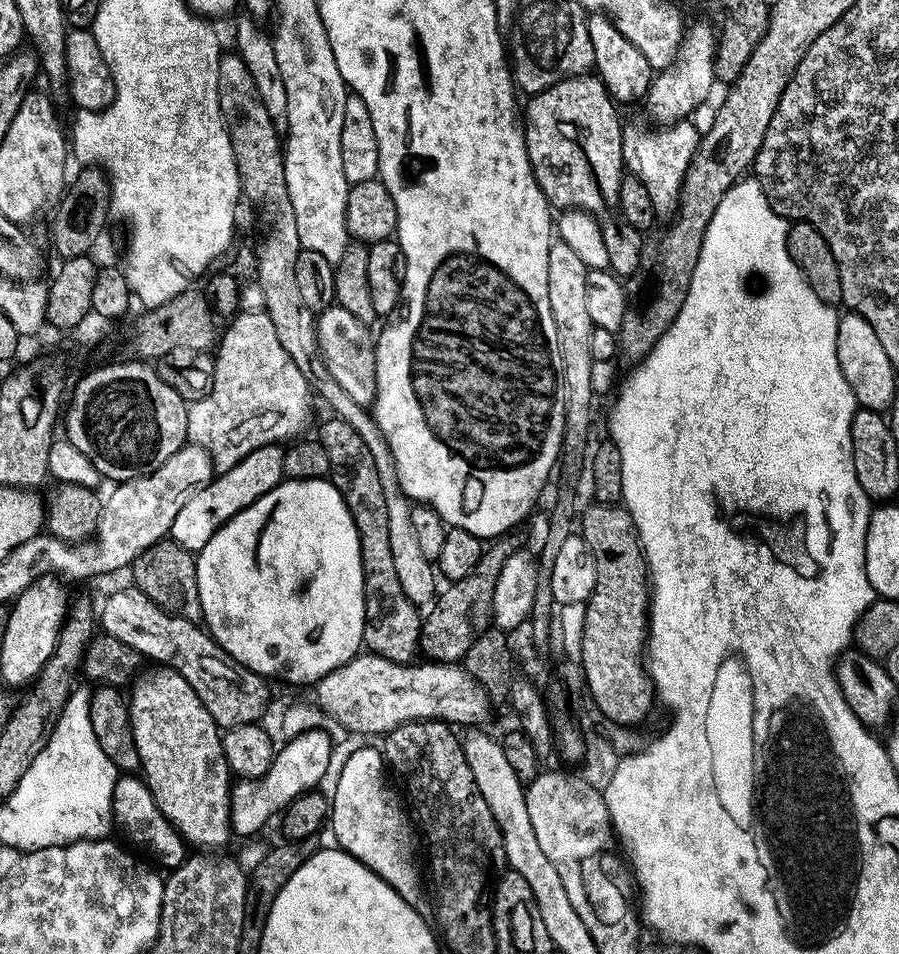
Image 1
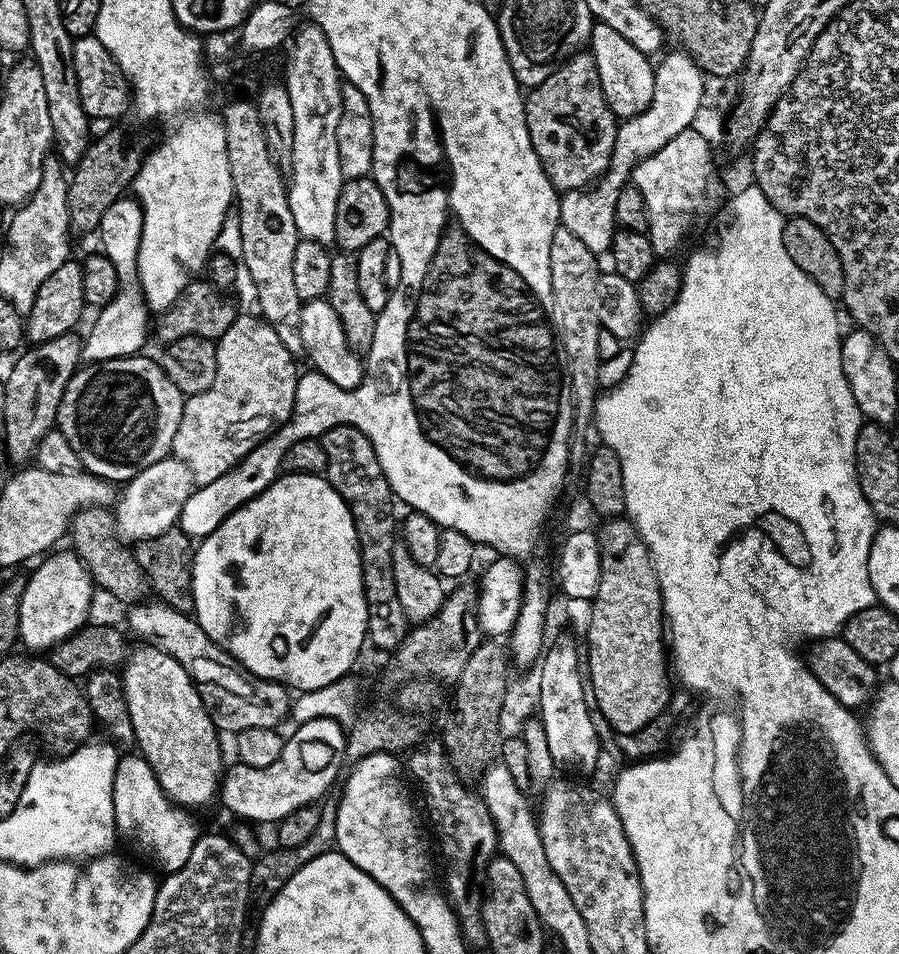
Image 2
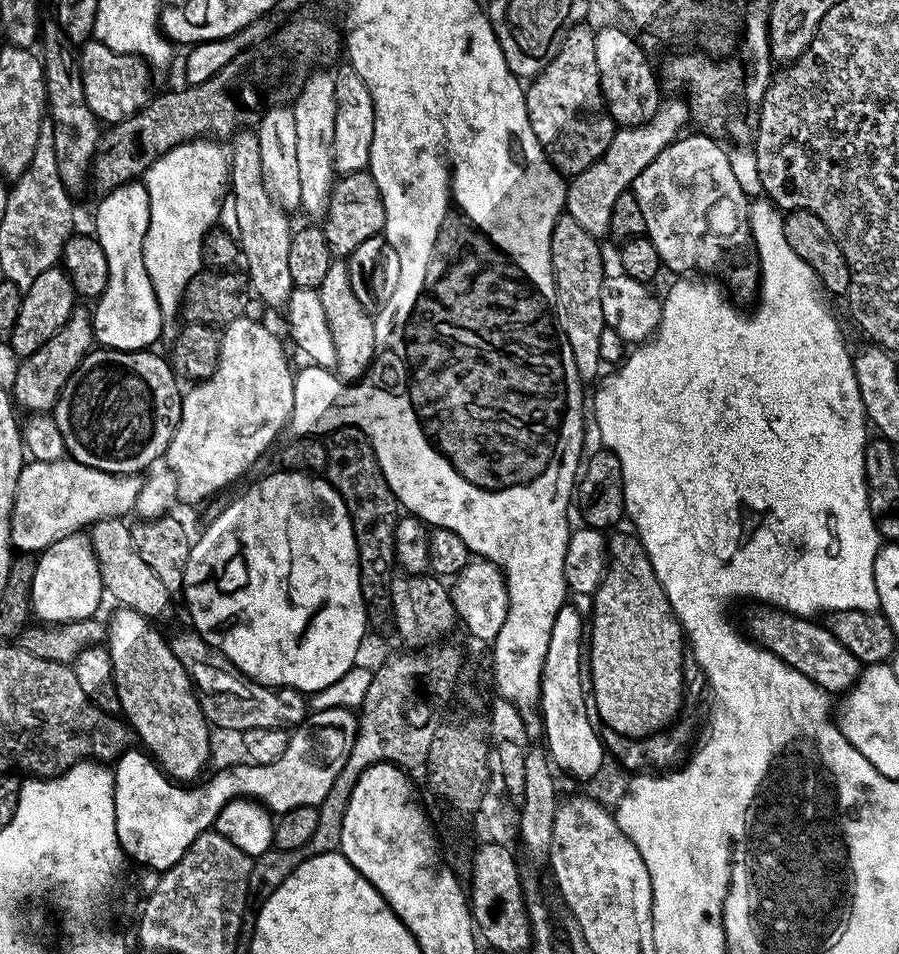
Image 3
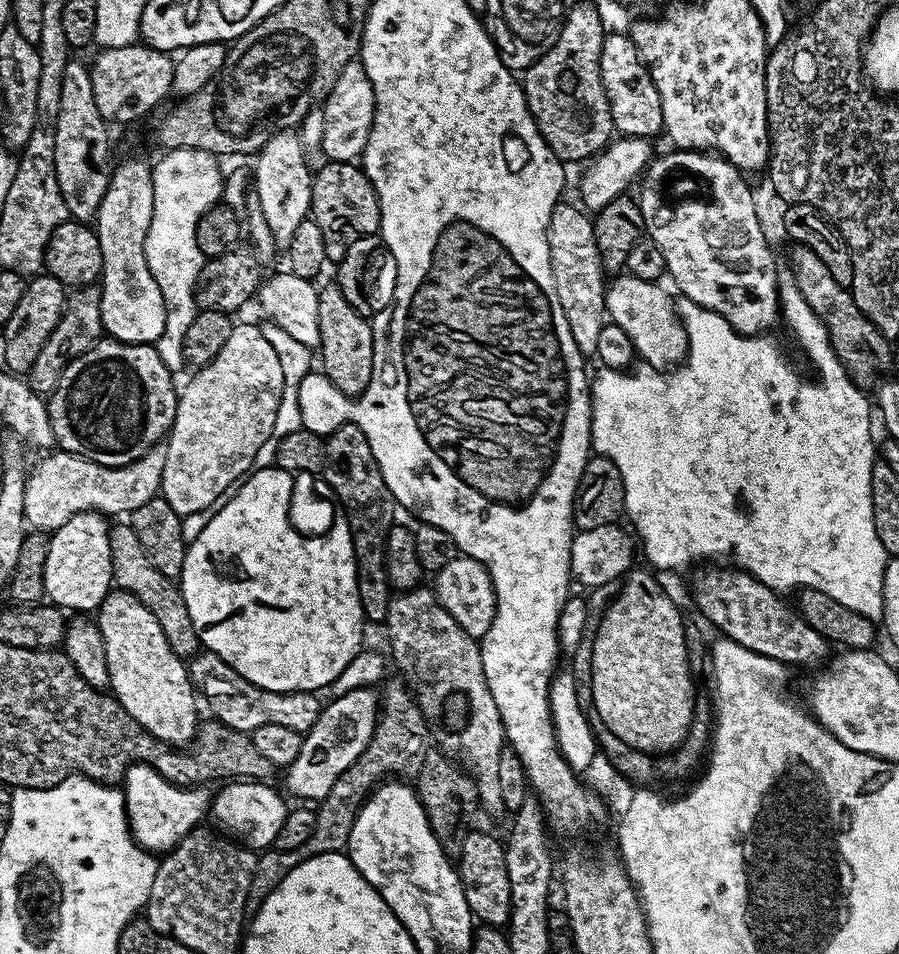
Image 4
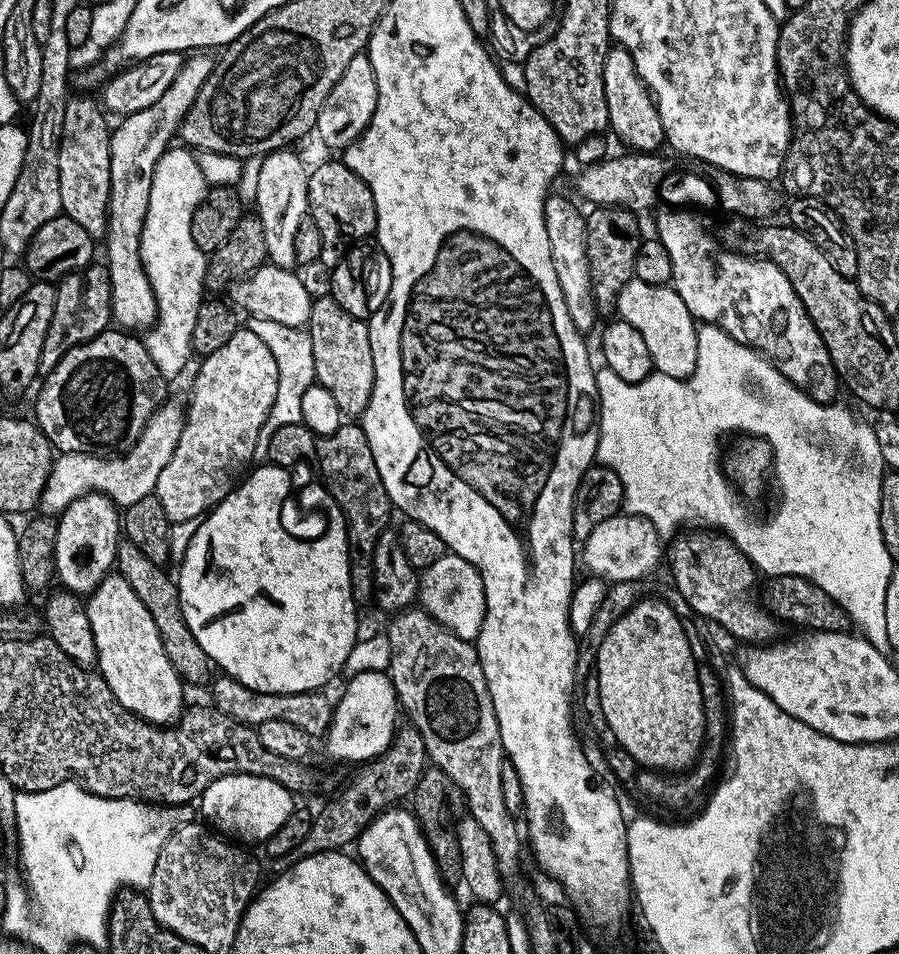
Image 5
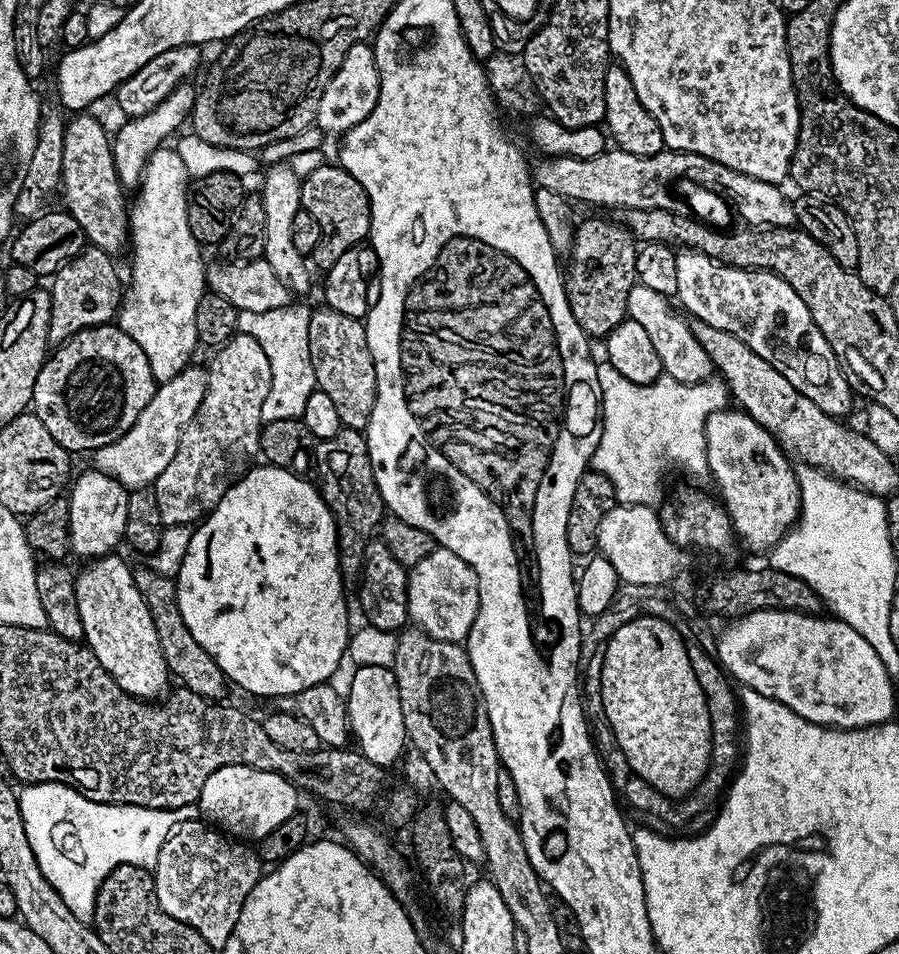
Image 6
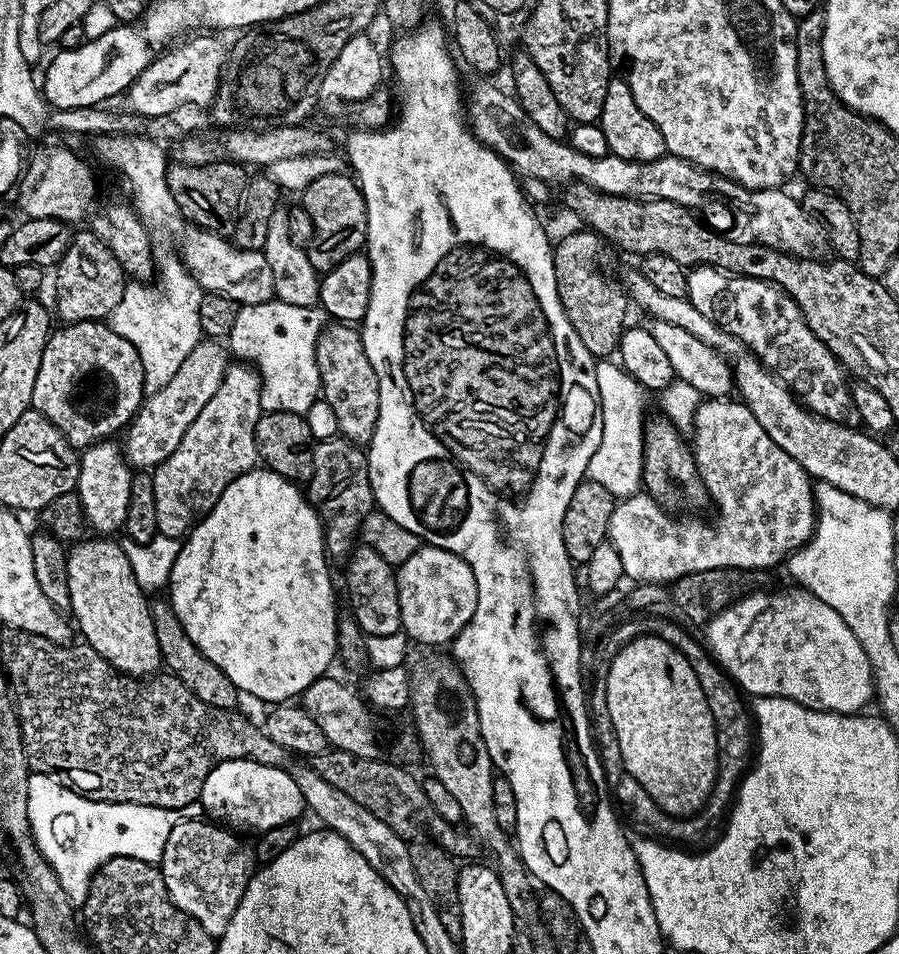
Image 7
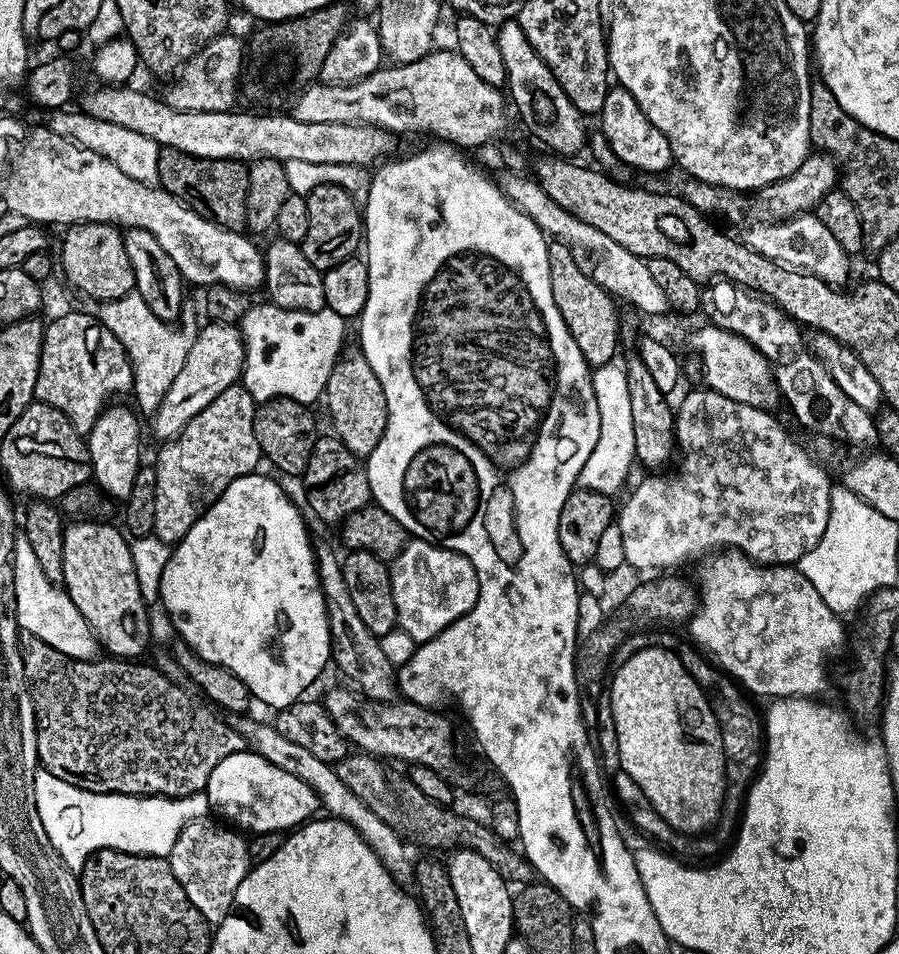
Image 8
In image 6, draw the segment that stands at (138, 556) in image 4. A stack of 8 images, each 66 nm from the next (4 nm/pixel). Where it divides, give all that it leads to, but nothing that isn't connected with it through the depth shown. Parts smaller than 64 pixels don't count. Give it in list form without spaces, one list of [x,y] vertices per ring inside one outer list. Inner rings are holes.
[[[150,566],[137,567],[132,577],[146,602],[146,610],[150,610],[150,616],[154,621],[155,633],[158,634],[158,642],[162,650],[162,656],[166,660],[169,675],[179,681],[177,683],[183,688],[189,688],[194,694],[198,694],[203,700],[220,702],[225,699],[230,681],[224,672],[215,666],[208,668],[192,668],[192,660],[205,659],[202,646],[194,642],[194,634],[190,634],[189,628],[182,618],[178,609],[178,594],[176,593],[176,582],[173,577],[162,576]]]

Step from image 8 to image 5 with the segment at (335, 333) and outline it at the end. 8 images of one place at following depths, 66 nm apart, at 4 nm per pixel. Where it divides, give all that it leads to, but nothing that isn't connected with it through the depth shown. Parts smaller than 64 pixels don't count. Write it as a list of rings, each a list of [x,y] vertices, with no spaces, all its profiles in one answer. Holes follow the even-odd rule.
[[[251,317],[246,327],[261,338],[274,355],[274,362],[278,365],[278,389],[274,396],[274,405],[270,408],[266,422],[258,434],[258,442],[255,443],[252,459],[255,463],[263,463],[267,457],[270,446],[270,438],[274,431],[281,426],[296,425],[303,423],[302,395],[308,392],[315,383],[314,357],[310,338],[305,329],[285,326],[285,324],[272,322],[270,319],[258,319]]]

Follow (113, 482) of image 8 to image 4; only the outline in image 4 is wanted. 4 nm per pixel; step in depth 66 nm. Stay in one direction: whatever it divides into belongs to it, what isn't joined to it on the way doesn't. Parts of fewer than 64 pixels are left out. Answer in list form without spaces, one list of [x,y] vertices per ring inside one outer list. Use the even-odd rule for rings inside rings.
[[[98,512],[74,514],[74,518],[67,520],[48,536],[44,570],[45,597],[55,607],[69,613],[92,614],[99,609],[113,588],[109,521]]]

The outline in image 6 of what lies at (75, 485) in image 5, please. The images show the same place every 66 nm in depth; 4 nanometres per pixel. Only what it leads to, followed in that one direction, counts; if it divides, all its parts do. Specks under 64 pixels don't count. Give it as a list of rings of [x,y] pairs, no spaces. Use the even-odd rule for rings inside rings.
[[[195,366],[186,367],[174,378],[163,381],[157,387],[154,398],[146,402],[142,414],[138,414],[138,422],[134,422],[134,426],[130,426],[122,438],[91,453],[91,467],[107,476],[113,476],[121,486],[129,490],[155,485],[158,474],[162,474],[162,470],[166,470],[166,466],[170,466],[170,461],[174,459],[174,450],[178,450],[178,442],[194,418],[206,394],[207,385],[207,371]]]

